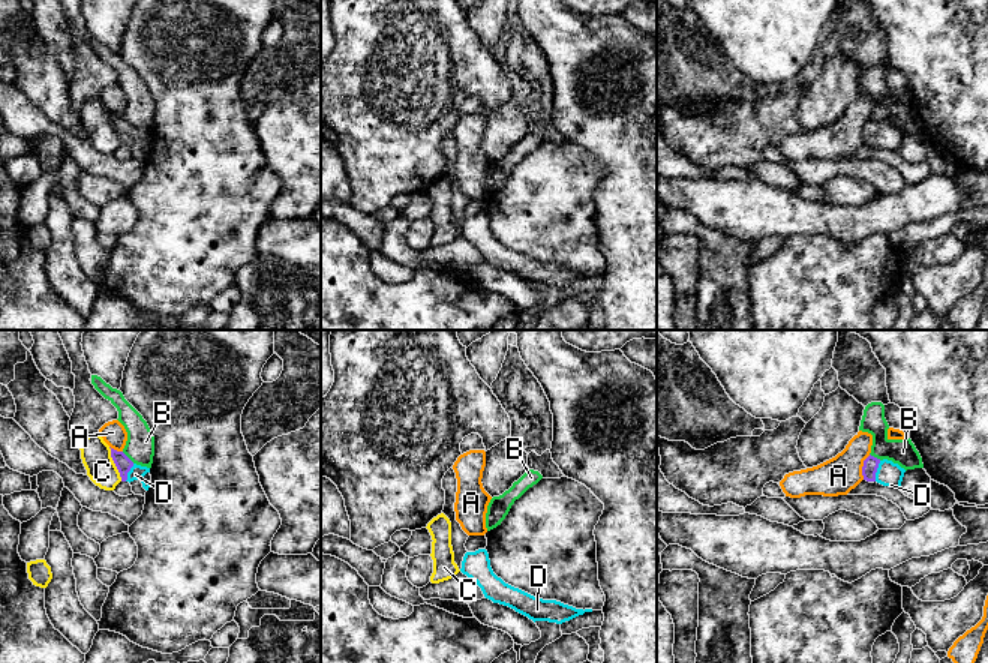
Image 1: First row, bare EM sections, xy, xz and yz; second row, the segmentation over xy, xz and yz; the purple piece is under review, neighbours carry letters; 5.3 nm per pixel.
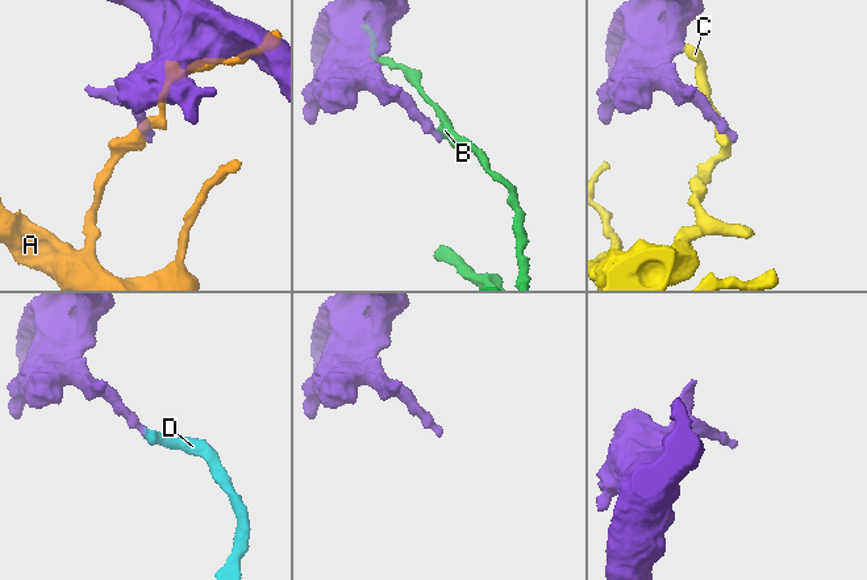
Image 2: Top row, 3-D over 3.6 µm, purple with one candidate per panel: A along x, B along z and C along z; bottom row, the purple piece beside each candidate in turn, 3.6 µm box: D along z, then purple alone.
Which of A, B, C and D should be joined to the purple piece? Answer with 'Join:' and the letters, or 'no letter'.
Join: D

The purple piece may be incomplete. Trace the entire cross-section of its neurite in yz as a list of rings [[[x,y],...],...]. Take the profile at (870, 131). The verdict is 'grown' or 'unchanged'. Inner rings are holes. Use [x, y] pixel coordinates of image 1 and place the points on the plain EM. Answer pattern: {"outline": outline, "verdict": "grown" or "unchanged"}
{"outline": [[[868,120],[864,124],[862,140],[867,146],[877,146],[883,150],[898,152],[901,150],[906,134],[898,128],[894,128],[888,123],[877,123],[874,120]]], "verdict": "grown"}

